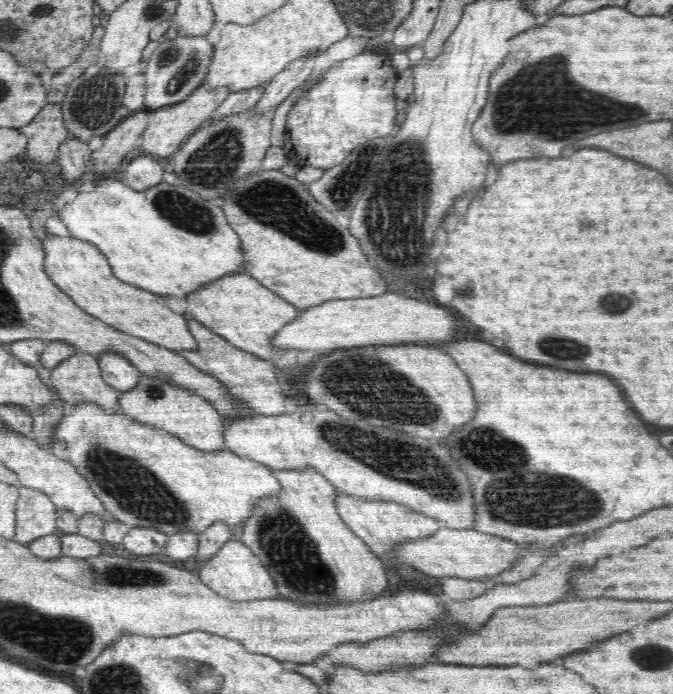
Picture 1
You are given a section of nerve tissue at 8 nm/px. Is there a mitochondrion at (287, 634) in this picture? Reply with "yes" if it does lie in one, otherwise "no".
no

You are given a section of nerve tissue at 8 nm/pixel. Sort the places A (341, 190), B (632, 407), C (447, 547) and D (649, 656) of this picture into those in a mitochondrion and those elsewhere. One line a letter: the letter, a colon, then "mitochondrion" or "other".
A: mitochondrion
B: other
C: other
D: mitochondrion

